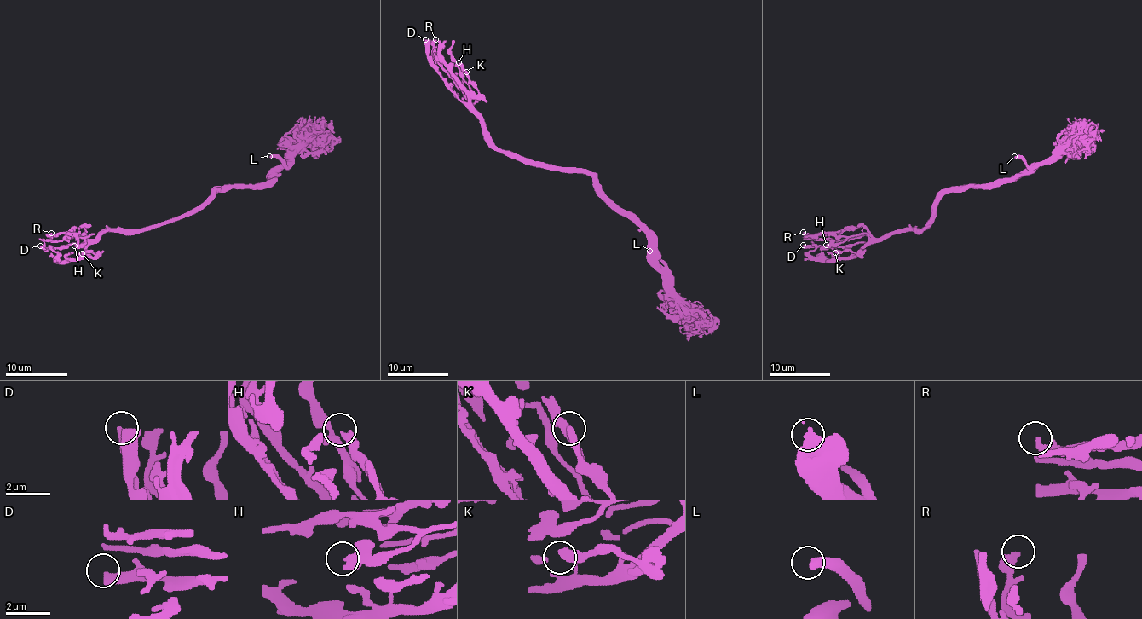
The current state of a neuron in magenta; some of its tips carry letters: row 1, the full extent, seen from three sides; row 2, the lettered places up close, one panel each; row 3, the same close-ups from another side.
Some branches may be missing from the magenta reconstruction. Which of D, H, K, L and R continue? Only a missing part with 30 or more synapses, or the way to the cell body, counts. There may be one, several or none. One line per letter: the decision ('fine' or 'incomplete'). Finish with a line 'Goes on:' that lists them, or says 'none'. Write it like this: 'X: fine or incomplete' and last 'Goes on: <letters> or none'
D: fine
H: fine
K: fine
L: incomplete
R: fine
Goes on: L

